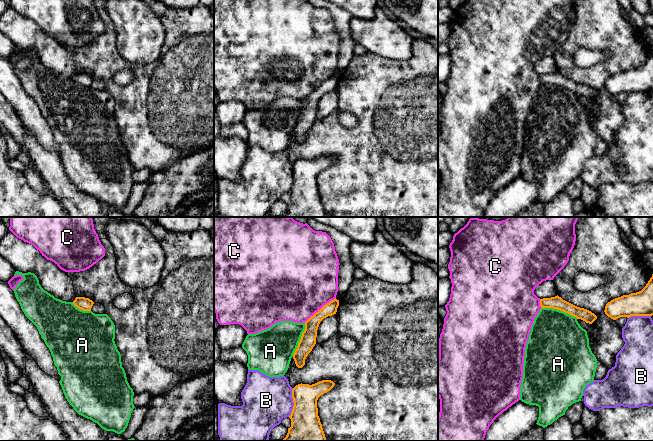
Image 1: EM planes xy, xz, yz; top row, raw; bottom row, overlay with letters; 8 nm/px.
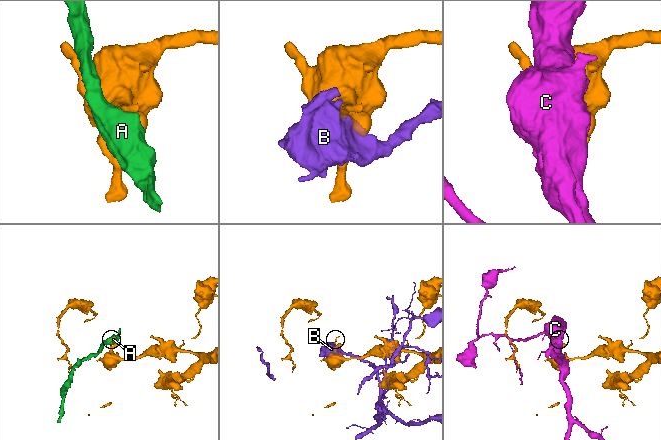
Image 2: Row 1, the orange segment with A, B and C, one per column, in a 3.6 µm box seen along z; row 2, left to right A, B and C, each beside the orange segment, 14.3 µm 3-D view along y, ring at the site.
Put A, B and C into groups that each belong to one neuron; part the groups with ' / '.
A / B / C

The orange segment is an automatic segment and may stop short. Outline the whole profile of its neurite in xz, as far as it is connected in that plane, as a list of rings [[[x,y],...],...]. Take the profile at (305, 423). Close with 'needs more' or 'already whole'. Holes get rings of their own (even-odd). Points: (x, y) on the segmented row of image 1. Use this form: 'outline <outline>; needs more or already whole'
outline [[[322,380],[312,385],[301,383],[292,389],[294,406],[289,416],[291,427],[281,441],[326,441],[318,416],[317,400],[334,385],[331,380]]]; already whole

